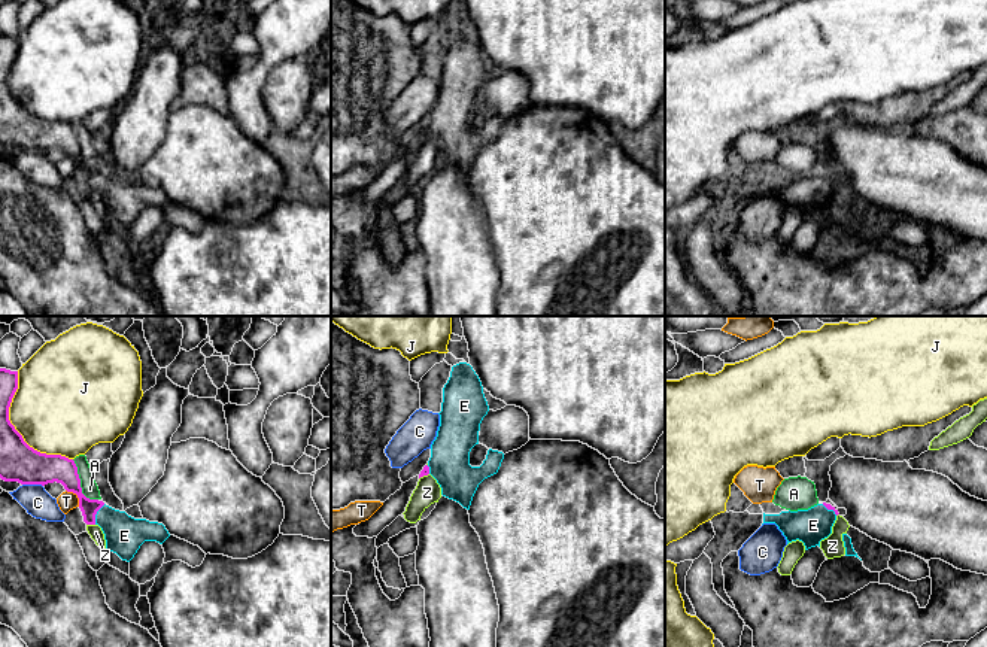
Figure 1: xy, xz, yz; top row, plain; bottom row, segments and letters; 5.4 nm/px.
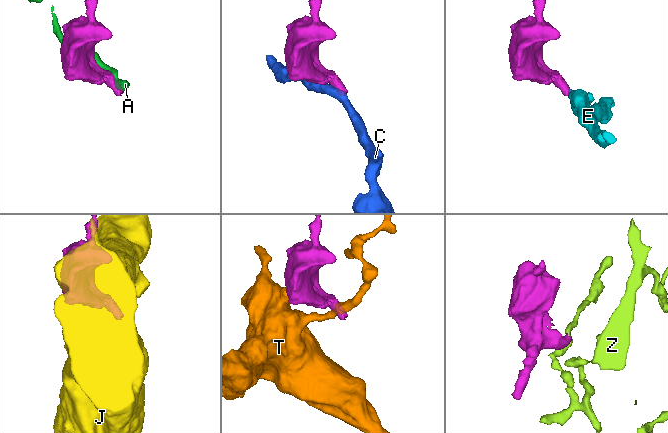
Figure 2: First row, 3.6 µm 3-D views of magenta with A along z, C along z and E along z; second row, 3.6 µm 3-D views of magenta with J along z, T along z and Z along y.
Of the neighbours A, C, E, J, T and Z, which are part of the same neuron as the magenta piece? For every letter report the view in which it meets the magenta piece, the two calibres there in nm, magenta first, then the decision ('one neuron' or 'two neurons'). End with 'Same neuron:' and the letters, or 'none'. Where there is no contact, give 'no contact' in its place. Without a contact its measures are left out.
A: contact in xy; calibres 180 and 90 nm; two neurons
C: contact in xy; calibres 200 and 150 nm; two neurons
E: contact in xy; calibres 110 and 200 nm; one neuron
J: contact in xy; calibres 200 and 480 nm; two neurons
T: contact in xy; calibres 180 and 100 nm; two neurons
Z: contact in xy; calibres 100 and 70 nm; two neurons
Same neuron: E

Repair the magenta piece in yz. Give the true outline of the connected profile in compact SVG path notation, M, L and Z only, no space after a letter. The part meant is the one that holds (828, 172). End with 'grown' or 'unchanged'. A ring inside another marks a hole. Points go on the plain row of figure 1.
M817 170L808 176L781 177L780 180L765 180L763 189L775 189L787 206L802 207L805 216L819 212L832 200L838 176L830 170Z; grown

